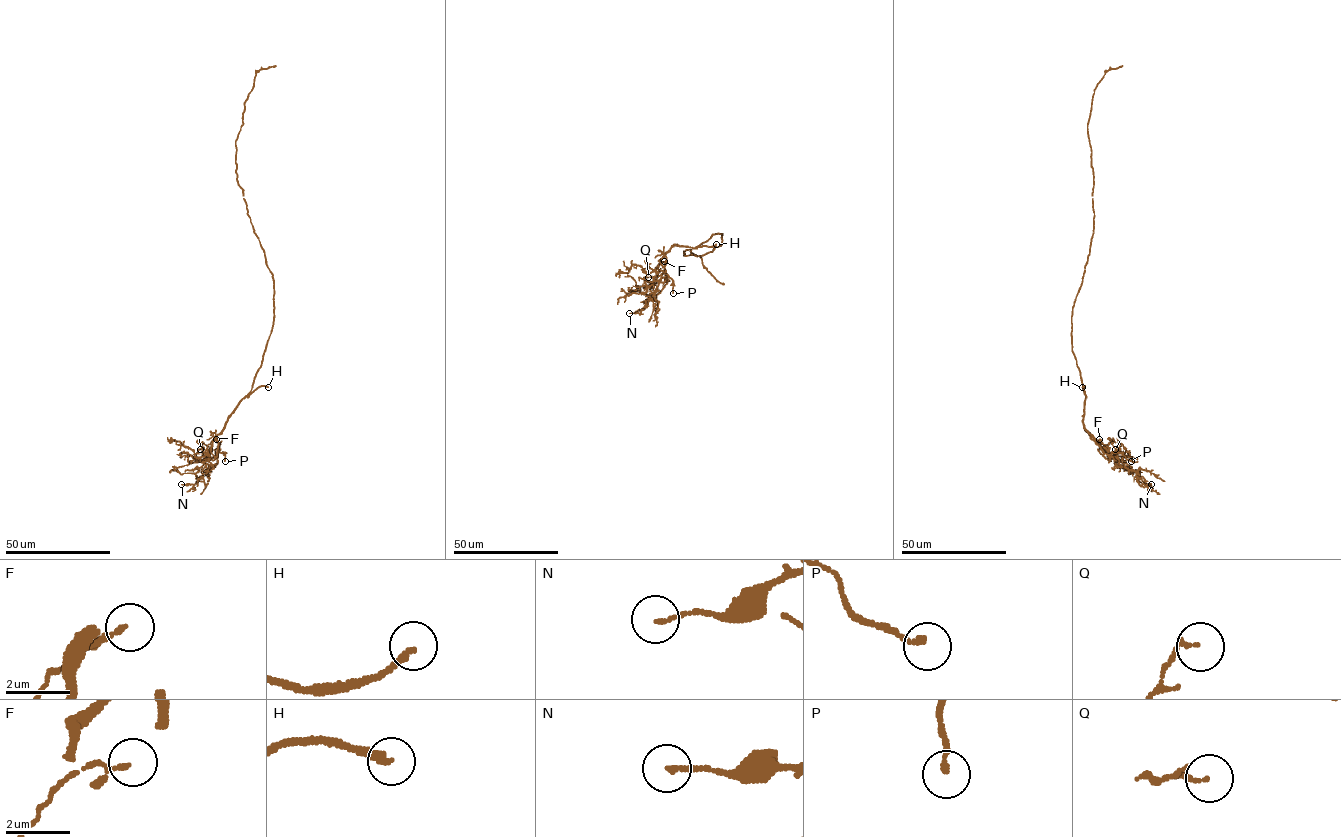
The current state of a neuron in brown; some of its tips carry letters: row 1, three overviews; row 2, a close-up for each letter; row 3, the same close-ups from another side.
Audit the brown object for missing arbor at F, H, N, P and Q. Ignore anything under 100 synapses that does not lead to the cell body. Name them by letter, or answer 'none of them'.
H

